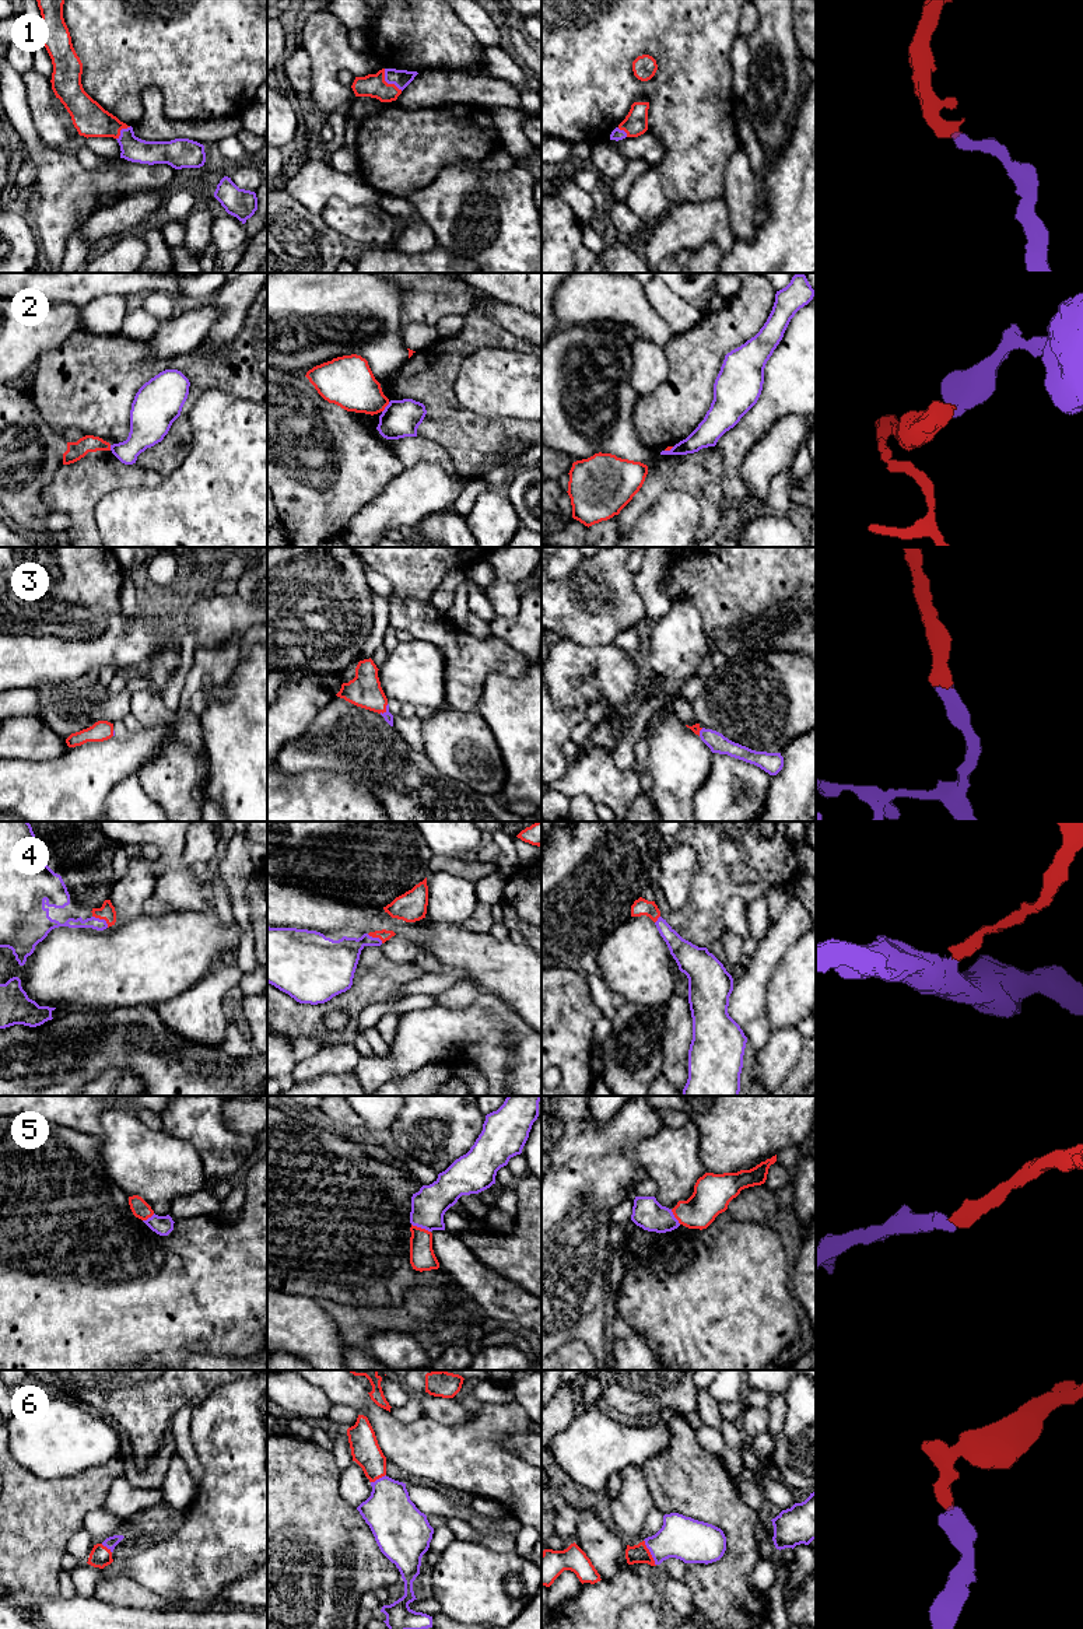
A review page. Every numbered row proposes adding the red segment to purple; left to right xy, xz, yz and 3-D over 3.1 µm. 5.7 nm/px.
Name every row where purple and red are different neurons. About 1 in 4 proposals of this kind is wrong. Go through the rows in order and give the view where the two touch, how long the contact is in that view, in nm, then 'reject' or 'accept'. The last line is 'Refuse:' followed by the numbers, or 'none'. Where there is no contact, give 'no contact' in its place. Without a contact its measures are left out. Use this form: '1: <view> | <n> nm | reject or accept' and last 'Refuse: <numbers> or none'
1: xz | 170 nm | accept
2: xz | 80 nm | reject
3: xz | 80 nm | accept
4: xy | 120 nm | accept
5: xz | 120 nm | accept
6: yz | 170 nm | accept
Refuse: 2

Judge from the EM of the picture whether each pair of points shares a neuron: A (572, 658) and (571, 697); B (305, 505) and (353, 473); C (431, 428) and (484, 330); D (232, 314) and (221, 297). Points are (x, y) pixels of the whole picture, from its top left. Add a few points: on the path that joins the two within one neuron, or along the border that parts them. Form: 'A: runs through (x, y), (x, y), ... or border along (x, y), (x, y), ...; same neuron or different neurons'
A: runs through (572, 668), (571, 687); same neuron
B: runs through (316, 497), (332, 490), (342, 480); same neuron
C: runs through (438, 403), (438, 371), (459, 350); same neuron
D: runs through (230, 309), (221, 301); same neuron

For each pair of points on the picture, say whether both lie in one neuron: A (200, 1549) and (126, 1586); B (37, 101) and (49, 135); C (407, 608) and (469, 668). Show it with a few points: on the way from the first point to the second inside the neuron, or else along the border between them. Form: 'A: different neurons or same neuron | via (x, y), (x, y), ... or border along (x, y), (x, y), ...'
A: different neurons | border along (105, 1573), (126, 1573), (144, 1587), (164, 1597)
B: same neuron | via (42, 109), (49, 126)
C: same neuron | via (424, 622), (456, 651)

